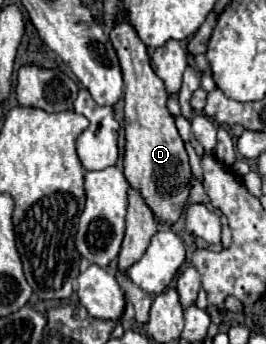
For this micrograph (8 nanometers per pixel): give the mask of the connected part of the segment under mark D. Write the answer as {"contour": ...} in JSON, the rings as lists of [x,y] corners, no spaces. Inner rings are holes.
{"contour":[[[120,18],[116,28],[112,28],[110,32],[110,40],[118,52],[124,76],[124,178],[130,188],[142,194],[150,210],[154,210],[156,222],[172,226],[174,222],[178,222],[190,196],[192,172],[184,140],[180,138],[174,118],[166,108],[166,86],[152,70],[146,46],[142,44],[134,28]]]}

